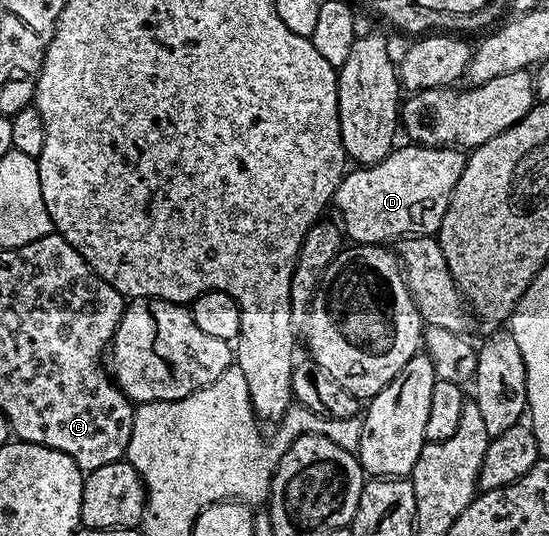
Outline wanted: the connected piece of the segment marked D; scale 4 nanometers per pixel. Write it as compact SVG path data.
M405 142L402 148L401 145L394 147L387 158L383 158L383 162L346 171L331 201L332 207L337 207L341 215L339 224L344 235L348 239L350 236L353 244L384 245L389 242L385 240L396 241L407 236L433 236L440 233L443 214L447 214L451 194L459 182L459 174L463 174L466 159L466 153L460 148L428 148L426 144Z

